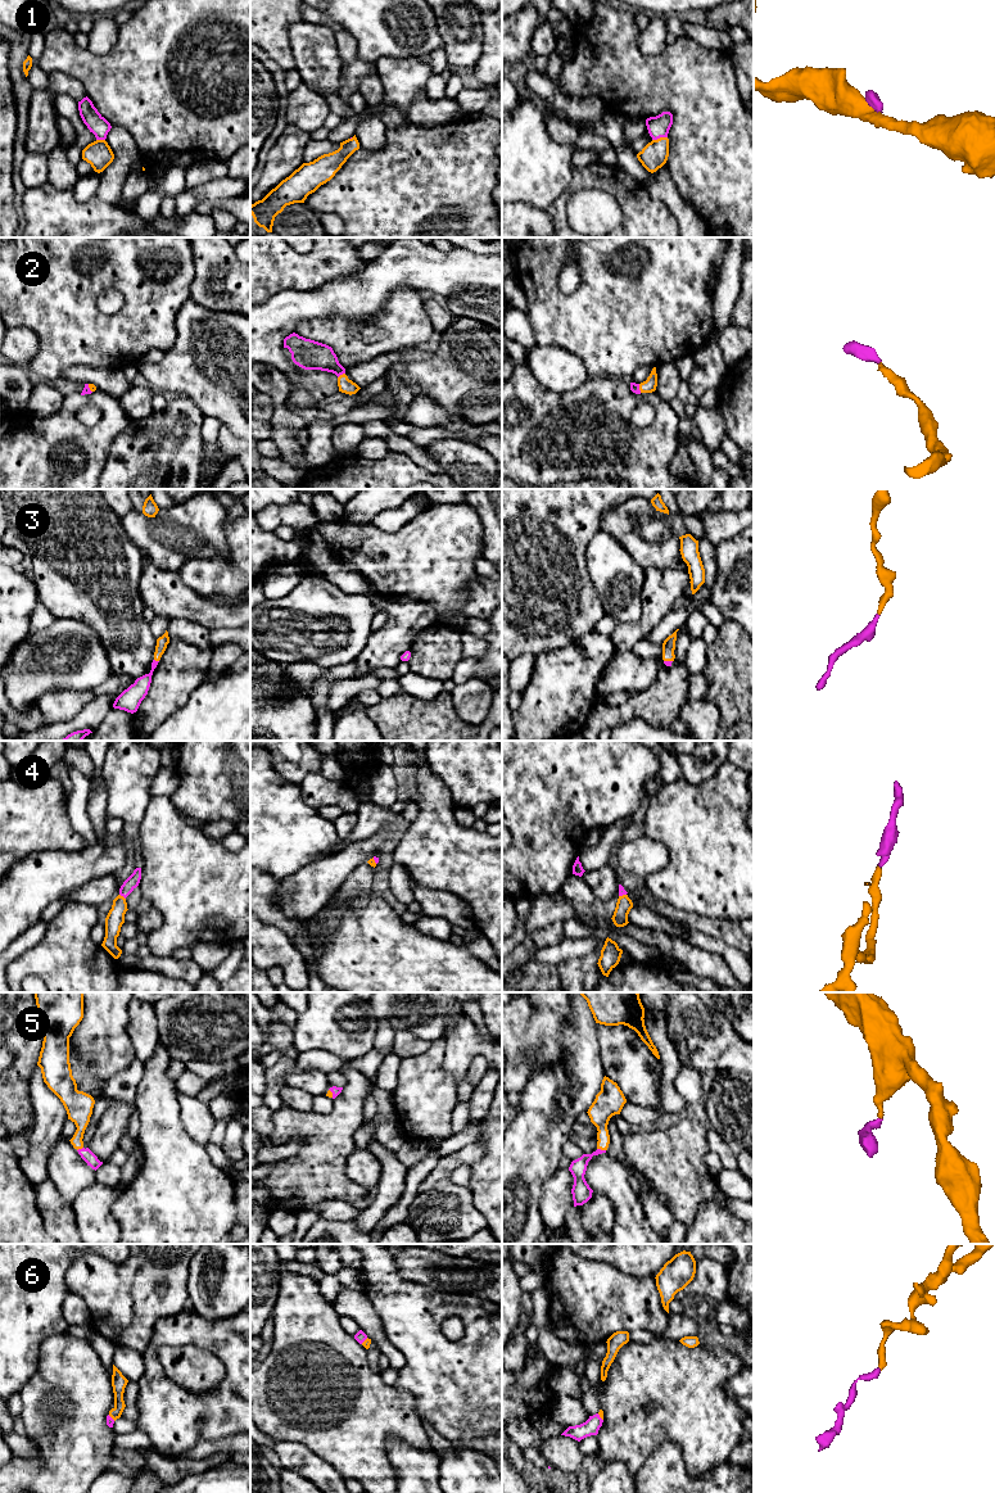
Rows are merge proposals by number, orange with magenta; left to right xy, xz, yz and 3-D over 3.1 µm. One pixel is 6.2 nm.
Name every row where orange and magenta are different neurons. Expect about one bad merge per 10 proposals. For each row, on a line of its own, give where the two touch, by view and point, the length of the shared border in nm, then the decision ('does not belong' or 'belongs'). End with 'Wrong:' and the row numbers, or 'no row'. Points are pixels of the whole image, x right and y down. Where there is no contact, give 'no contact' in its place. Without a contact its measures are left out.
1: meets orange in yz at (660, 138); contact 100 nm long; belongs
2: meets orange in xz at (340, 375); contact 60 nm long; belongs
3: meets orange in xy at (157, 660); contact 40 nm long; belongs
4: meets orange in xy at (122, 896); contact 50 nm long; belongs
5: meets orange in yz at (601, 1149); contact 60 nm long; belongs
6: meets orange in yz at (600, 1416); contact 60 nm long; belongs
Wrong: no row

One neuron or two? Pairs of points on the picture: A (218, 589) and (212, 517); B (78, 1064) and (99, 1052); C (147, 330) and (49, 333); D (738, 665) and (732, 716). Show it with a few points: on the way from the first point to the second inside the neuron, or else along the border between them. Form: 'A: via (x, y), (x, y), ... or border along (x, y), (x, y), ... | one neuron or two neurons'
A: border along (224, 526), (226, 537), (225, 555), (186, 559) | two neurons
B: border along (71, 1036), (72, 1045), (87, 1071), (105, 1081) | two neurons
C: via (122, 333), (73, 333) | one neuron
D: via (738, 678), (738, 700), (736, 704) | one neuron

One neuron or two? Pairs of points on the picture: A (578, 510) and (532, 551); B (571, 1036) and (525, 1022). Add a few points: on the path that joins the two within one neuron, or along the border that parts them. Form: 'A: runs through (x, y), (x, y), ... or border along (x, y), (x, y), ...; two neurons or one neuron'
A: runs through (565, 511), (538, 538); one neuron
B: border along (571, 1005), (569, 1023), (562, 1031), (565, 1063); two neurons

